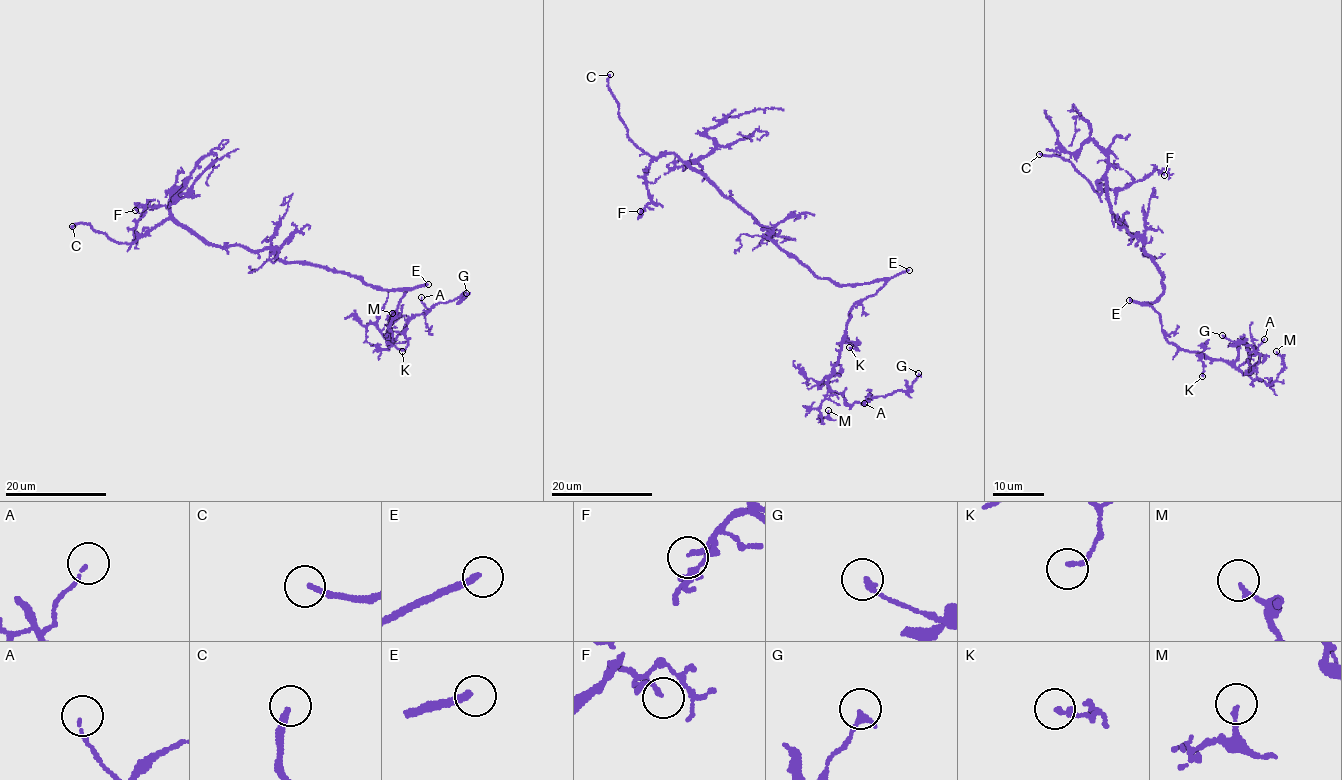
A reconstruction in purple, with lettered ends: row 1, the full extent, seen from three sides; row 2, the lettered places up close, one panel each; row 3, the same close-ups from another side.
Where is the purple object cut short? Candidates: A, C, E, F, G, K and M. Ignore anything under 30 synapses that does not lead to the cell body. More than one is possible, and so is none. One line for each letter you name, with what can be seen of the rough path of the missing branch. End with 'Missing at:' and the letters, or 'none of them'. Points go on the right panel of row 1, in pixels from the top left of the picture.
Missing at: C, E

